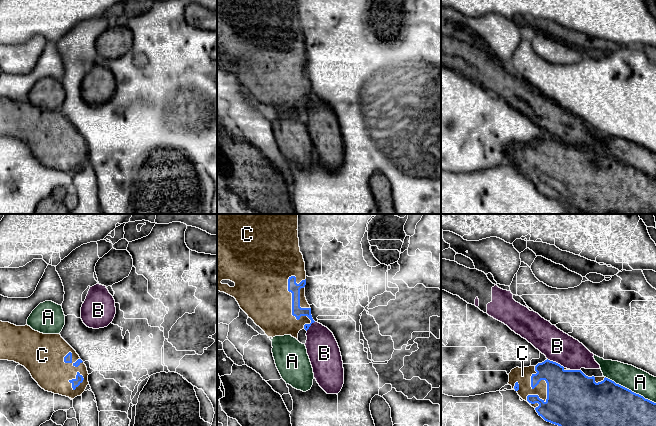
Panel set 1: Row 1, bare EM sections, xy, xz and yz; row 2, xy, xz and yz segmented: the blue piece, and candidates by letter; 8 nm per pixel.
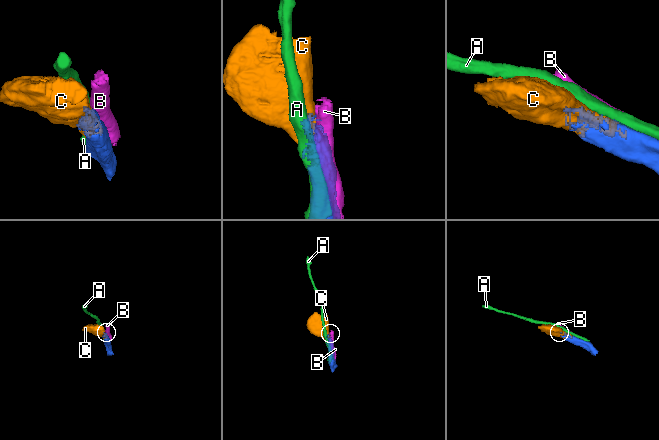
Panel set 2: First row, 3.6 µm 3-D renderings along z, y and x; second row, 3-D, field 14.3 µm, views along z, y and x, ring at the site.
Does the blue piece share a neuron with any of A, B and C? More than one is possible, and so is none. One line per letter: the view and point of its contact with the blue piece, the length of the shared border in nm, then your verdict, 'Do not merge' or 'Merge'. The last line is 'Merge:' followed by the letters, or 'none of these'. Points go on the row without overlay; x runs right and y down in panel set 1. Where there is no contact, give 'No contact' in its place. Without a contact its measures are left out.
A: Touches blue at yz (630, 166). Shared border 460 nm. Do not merge
B: Touches blue at yz (555, 138). Shared border 160 nm. Do not merge
C: Touches blue at yz (547, 167). Shared border 340 nm. Merge
Merge: C

